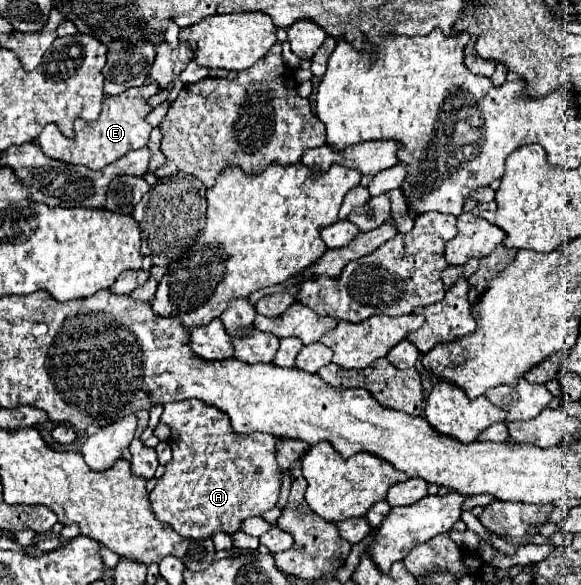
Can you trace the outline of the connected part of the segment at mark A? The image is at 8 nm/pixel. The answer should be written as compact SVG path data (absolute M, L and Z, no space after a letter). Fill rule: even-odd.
M181 400L163 405L161 422L171 428L169 446L173 460L165 466L165 476L157 480L155 490L149 494L155 516L169 524L183 538L211 538L215 530L233 534L245 518L259 516L275 508L281 488L281 470L277 466L277 438L275 436L239 436L233 432L227 414L202 400Z

